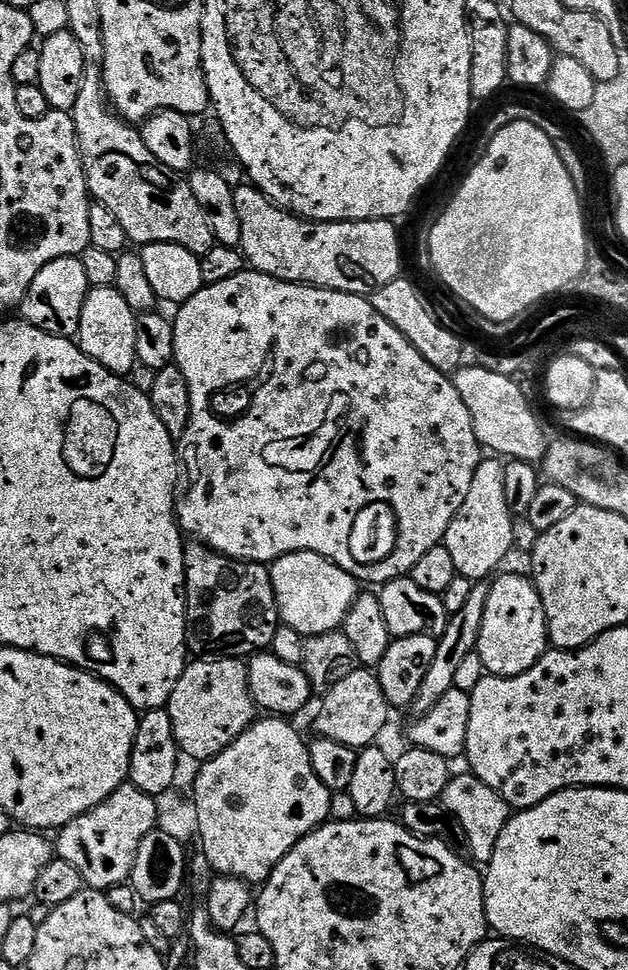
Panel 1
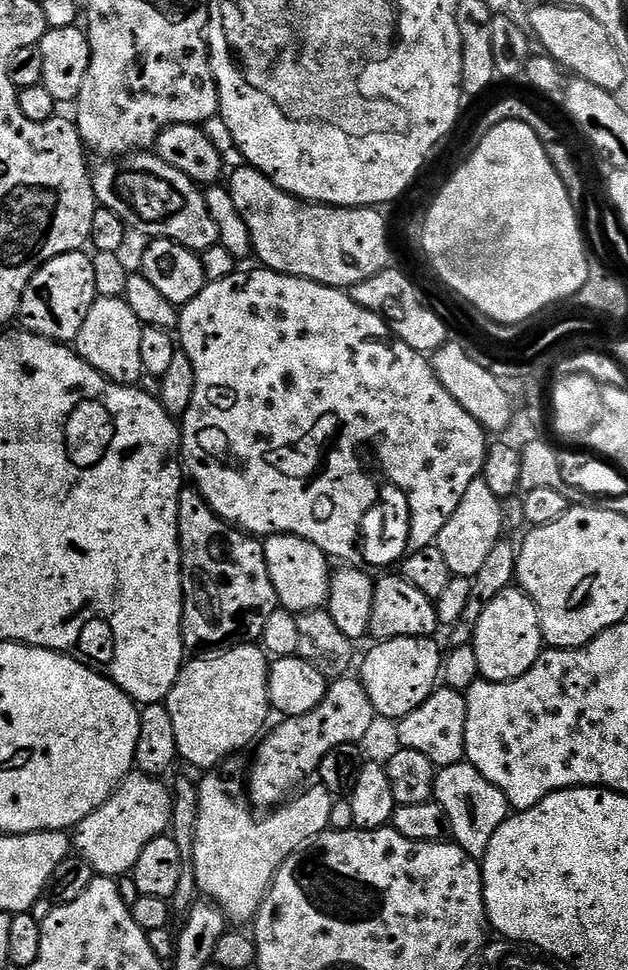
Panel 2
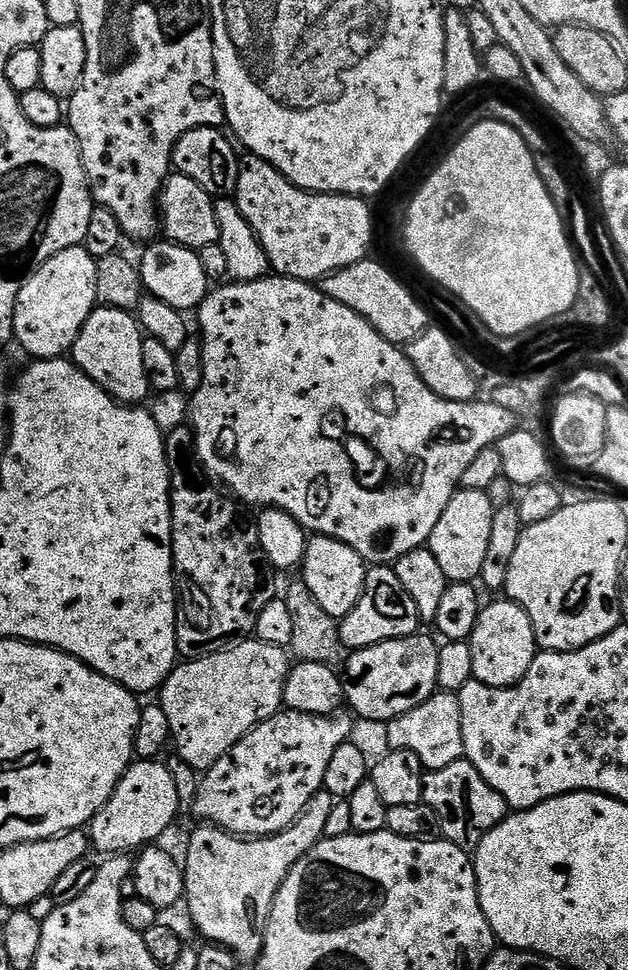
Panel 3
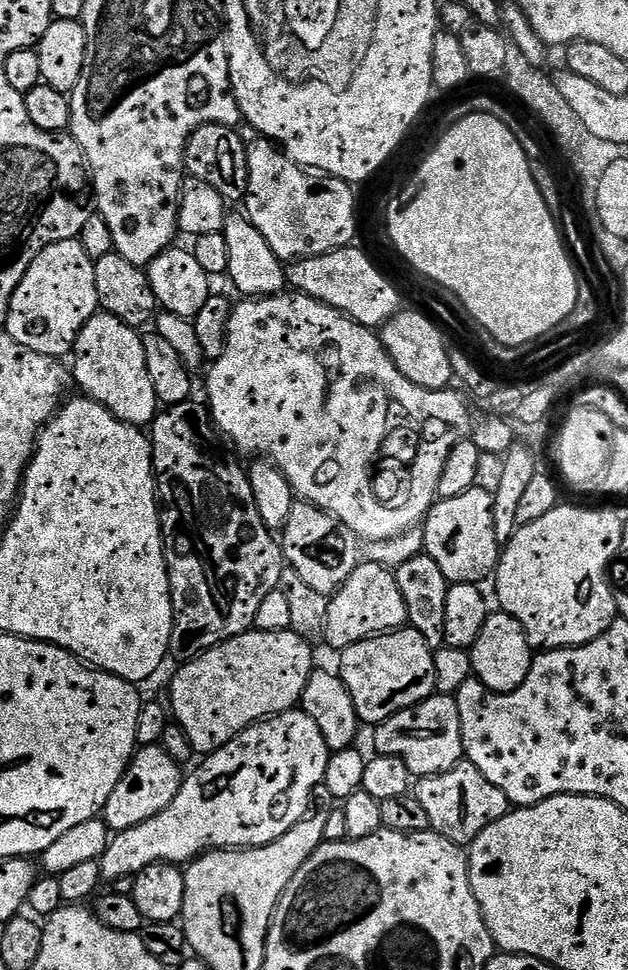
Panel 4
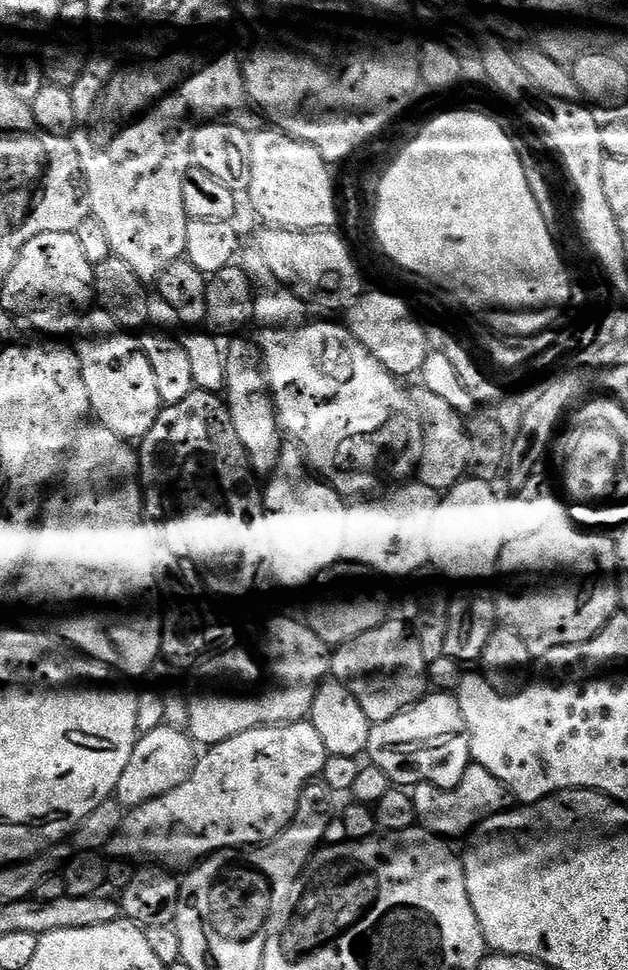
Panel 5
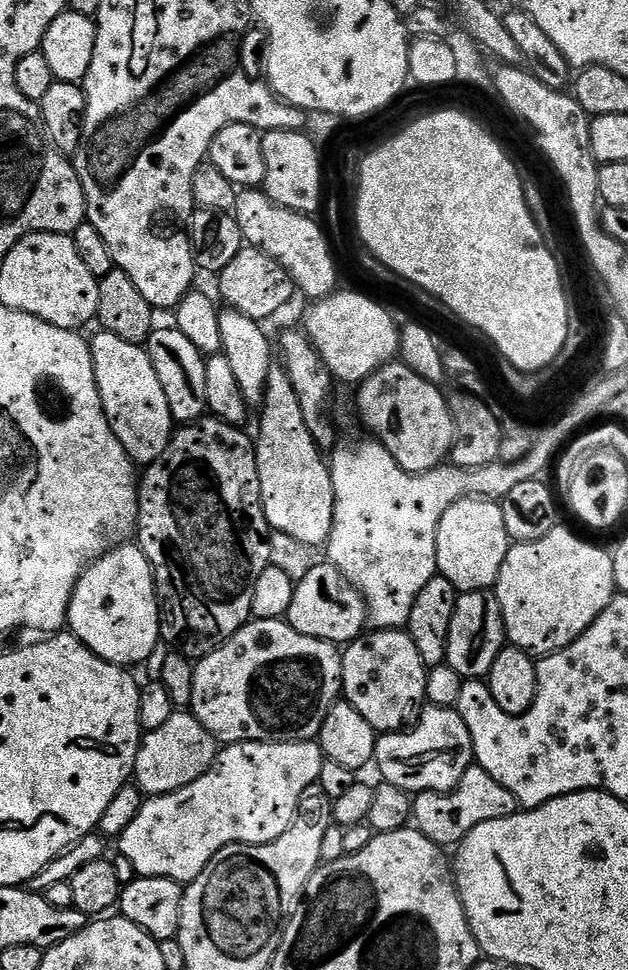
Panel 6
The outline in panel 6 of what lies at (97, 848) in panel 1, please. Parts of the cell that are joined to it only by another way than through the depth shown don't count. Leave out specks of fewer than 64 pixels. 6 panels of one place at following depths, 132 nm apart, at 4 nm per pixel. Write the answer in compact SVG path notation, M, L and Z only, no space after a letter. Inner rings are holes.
M173 711L171 718L164 725L158 726L158 730L143 733L136 755L134 783L148 798L177 792L210 770L217 751L218 742L191 711Z

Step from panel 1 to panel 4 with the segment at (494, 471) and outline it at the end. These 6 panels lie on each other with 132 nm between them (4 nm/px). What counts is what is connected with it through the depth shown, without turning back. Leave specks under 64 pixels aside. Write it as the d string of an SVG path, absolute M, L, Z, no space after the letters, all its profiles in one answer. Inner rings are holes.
M478 487L458 494L458 498L437 499L422 521L424 552L438 562L449 585L478 584L495 573L500 562L502 546L494 534L492 494Z

